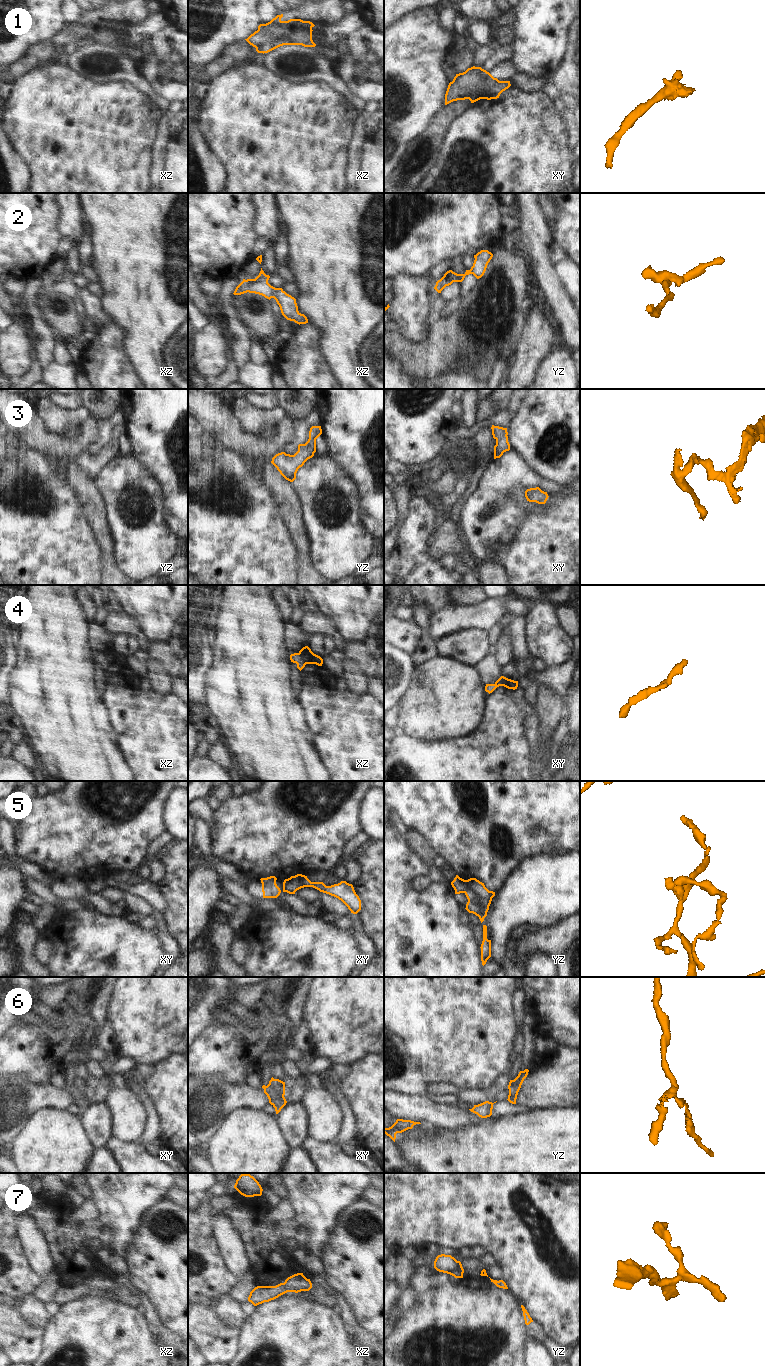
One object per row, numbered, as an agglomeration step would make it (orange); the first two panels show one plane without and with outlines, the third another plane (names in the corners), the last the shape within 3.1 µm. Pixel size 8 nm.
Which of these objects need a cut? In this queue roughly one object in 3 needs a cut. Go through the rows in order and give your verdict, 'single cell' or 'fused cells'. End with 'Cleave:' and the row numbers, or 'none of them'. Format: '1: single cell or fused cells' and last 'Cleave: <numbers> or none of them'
1: single cell
2: single cell
3: single cell
4: single cell
5: fused cells
6: fused cells
7: single cell
Cleave: 5, 6

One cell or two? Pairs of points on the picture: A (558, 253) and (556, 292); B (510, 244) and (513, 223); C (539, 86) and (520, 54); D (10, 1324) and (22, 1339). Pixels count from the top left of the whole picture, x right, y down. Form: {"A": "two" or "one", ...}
{"A": "two", "B": "one", "C": "two", "D": "one"}

